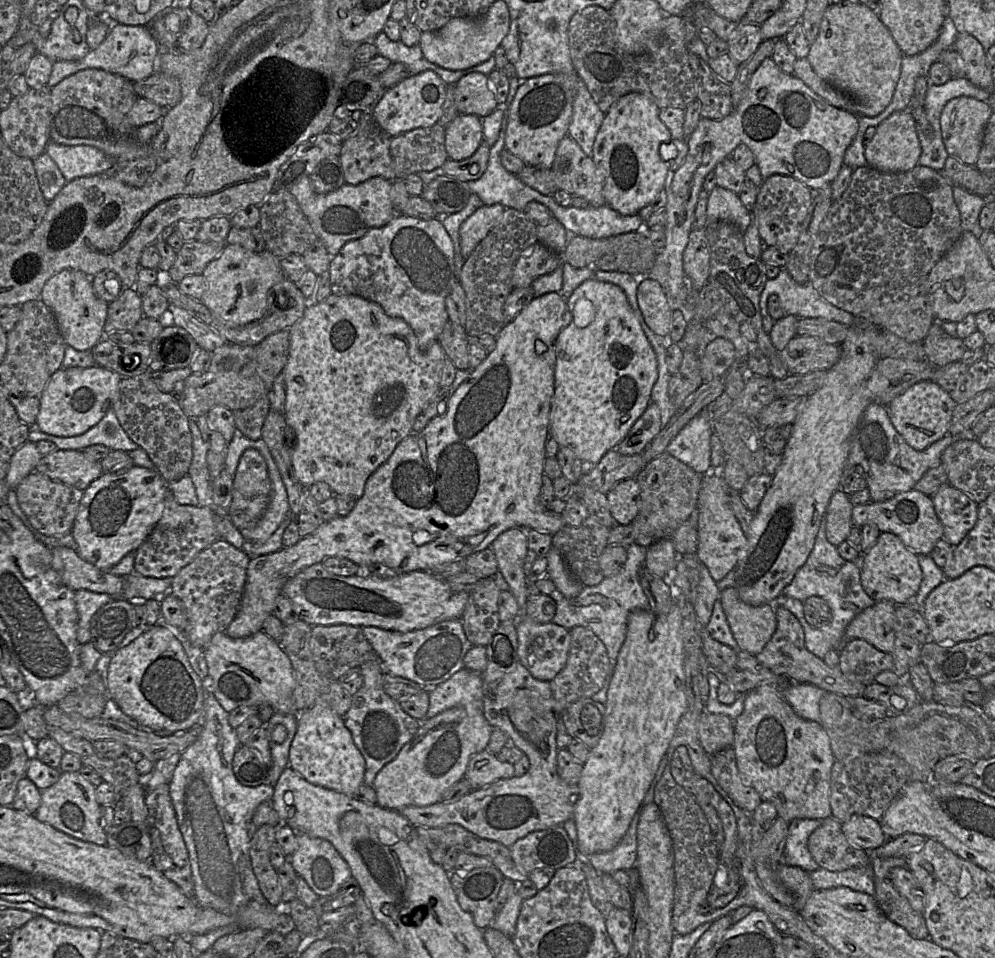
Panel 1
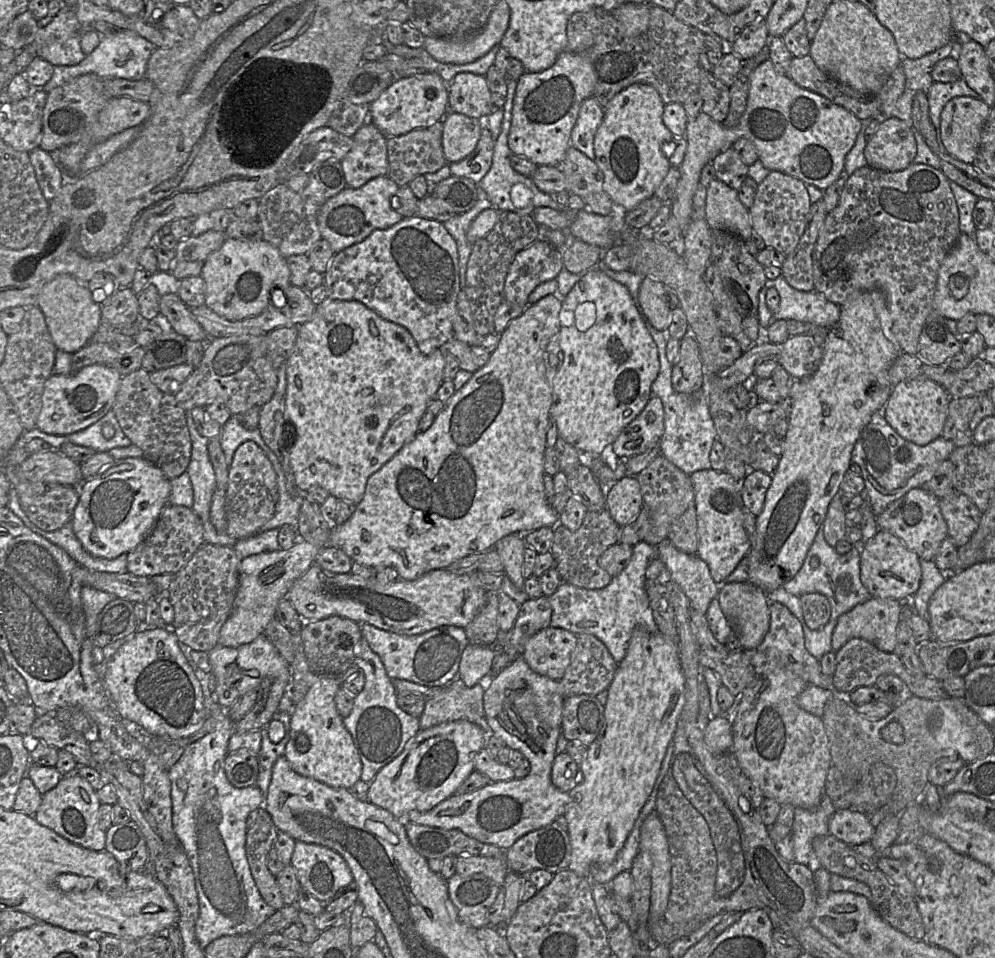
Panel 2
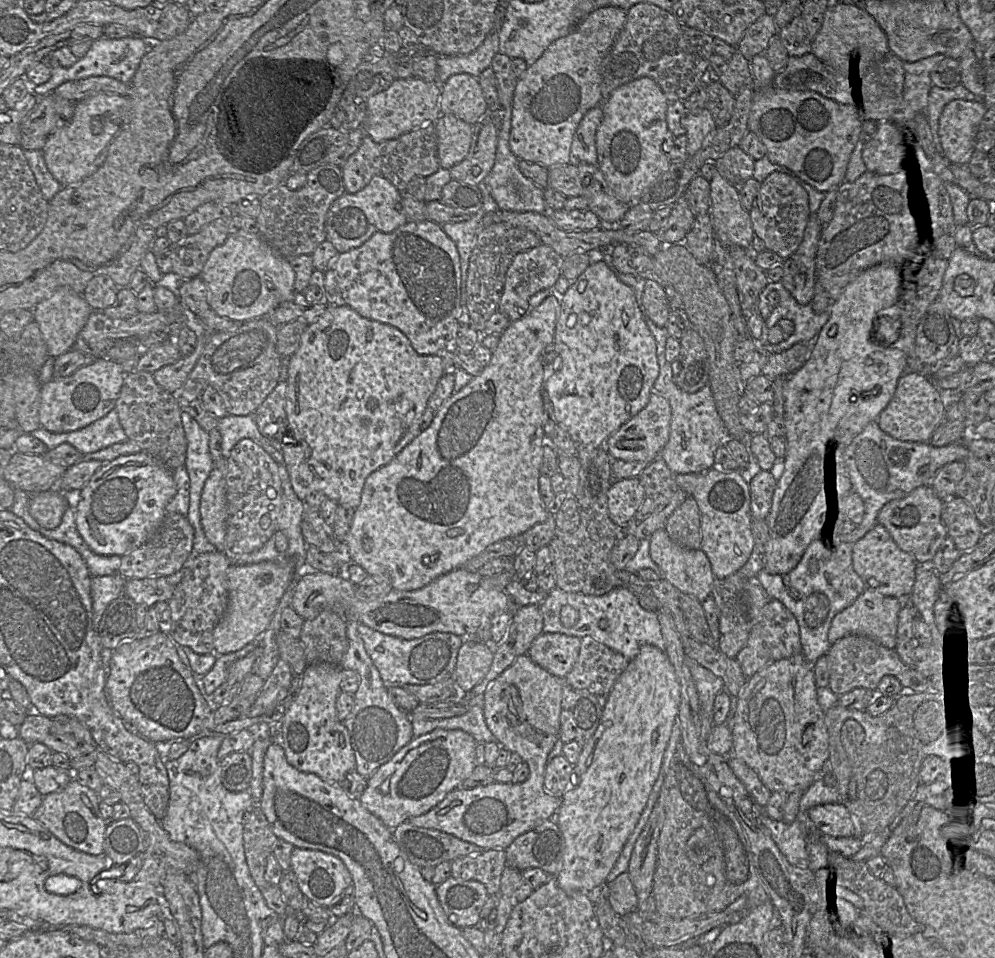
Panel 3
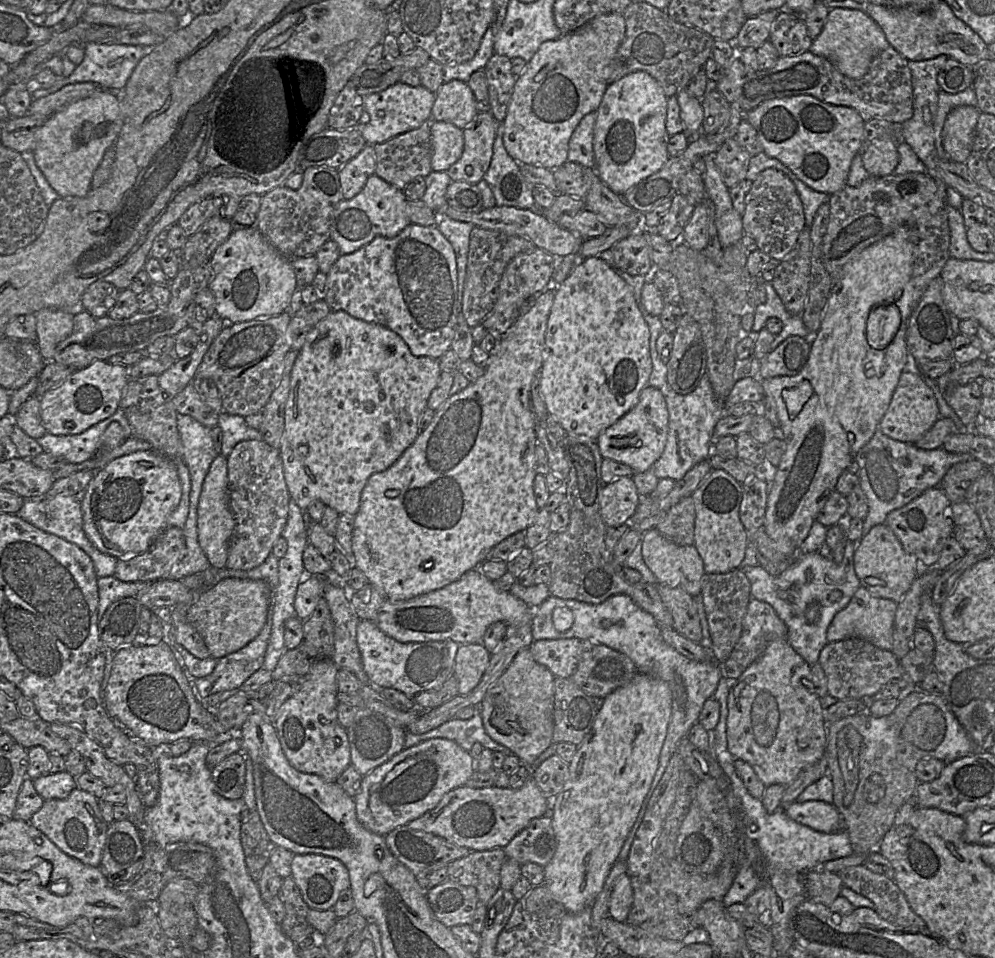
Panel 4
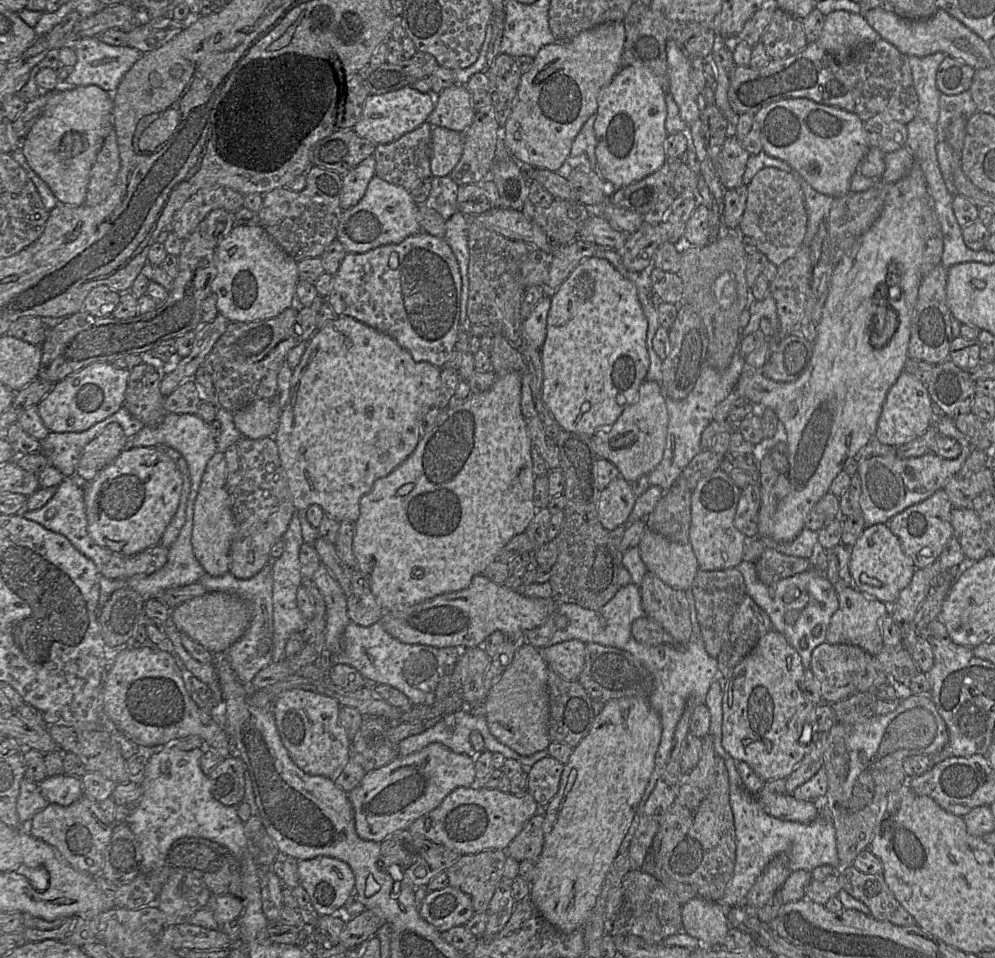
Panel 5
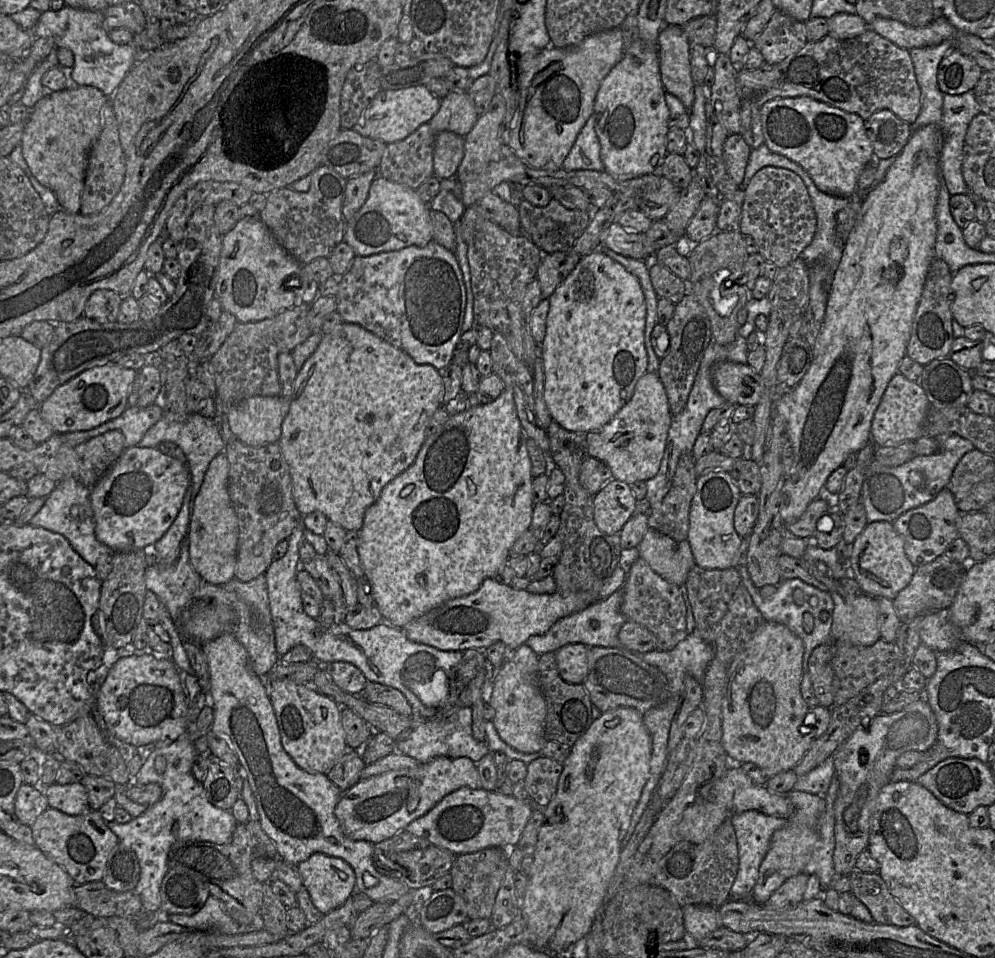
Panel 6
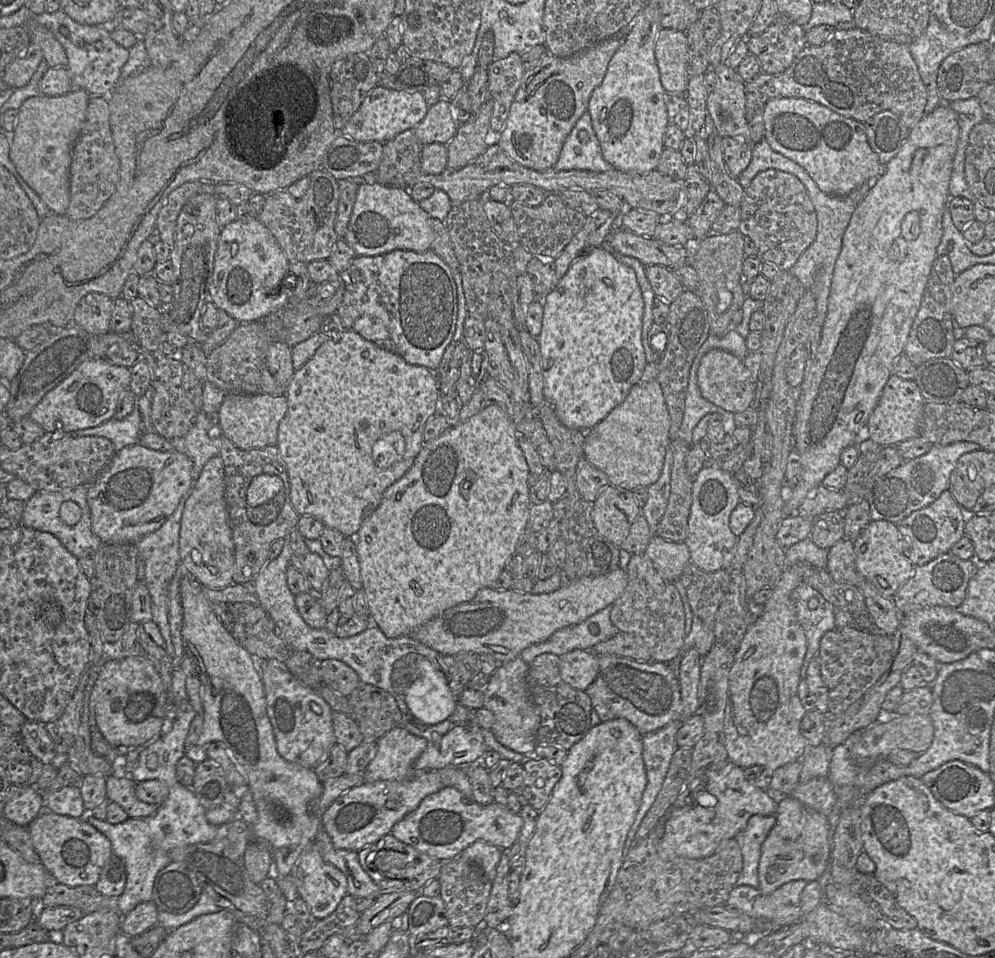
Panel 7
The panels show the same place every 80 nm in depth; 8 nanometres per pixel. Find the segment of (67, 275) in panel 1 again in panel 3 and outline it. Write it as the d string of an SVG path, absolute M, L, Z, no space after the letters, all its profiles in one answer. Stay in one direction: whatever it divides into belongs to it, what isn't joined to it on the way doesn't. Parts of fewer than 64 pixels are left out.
M63 286L56 289L51 297L38 303L32 311L34 320L38 323L47 345L48 357L56 358L73 349L77 336L85 326L93 309L82 294Z

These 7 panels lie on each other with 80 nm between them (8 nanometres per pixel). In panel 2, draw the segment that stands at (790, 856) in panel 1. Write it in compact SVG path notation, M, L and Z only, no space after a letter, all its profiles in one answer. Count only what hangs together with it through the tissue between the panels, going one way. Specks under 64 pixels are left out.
M824 795L815 810L795 808L791 831L794 850L794 863L805 865L812 873L822 867L813 847L812 841L817 836L829 834L829 821L835 813L832 801Z

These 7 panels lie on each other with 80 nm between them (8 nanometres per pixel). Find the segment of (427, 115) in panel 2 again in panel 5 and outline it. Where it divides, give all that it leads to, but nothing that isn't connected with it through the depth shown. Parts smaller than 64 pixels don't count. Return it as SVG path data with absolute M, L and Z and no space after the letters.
M411 86L384 94L369 95L365 100L361 118L353 130L360 137L367 138L375 144L391 143L427 121L434 107L435 96L420 92Z

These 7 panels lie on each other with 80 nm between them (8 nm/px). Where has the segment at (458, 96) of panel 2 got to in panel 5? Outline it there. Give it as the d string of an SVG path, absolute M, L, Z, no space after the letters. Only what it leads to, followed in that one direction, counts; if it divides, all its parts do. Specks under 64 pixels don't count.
M455 84L435 96L435 107L428 117L434 126L463 133L472 123L476 111L466 85Z

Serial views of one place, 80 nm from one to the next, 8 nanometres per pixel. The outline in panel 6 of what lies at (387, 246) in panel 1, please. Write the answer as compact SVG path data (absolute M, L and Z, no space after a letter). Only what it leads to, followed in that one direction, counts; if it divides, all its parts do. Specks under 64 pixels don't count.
M431 240L423 247L413 245L370 256L356 255L347 272L337 277L336 311L343 322L355 323L371 331L406 352L417 364L429 364L442 370L451 363L462 334L461 288L465 285L454 252Z

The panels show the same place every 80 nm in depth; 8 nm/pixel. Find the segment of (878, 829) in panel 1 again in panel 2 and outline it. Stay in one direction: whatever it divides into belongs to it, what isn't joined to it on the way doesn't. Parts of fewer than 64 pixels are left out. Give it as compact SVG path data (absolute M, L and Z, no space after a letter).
M849 809L836 810L829 821L829 834L857 846L870 843L876 829L871 817Z

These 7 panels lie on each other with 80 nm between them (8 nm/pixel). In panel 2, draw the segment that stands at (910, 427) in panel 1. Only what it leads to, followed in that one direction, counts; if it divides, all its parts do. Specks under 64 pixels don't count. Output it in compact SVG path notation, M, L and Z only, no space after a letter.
M904 380L894 386L882 411L886 421L903 439L924 446L941 437L951 399L947 390L932 380Z

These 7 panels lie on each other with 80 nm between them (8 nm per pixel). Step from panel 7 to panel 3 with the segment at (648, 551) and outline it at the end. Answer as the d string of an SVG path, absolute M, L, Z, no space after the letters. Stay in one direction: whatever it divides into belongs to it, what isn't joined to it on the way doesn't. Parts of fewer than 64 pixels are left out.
M664 529L655 531L650 541L650 557L657 565L661 577L681 593L689 594L702 603L710 596L715 577L706 555L700 549L688 549L672 541Z

